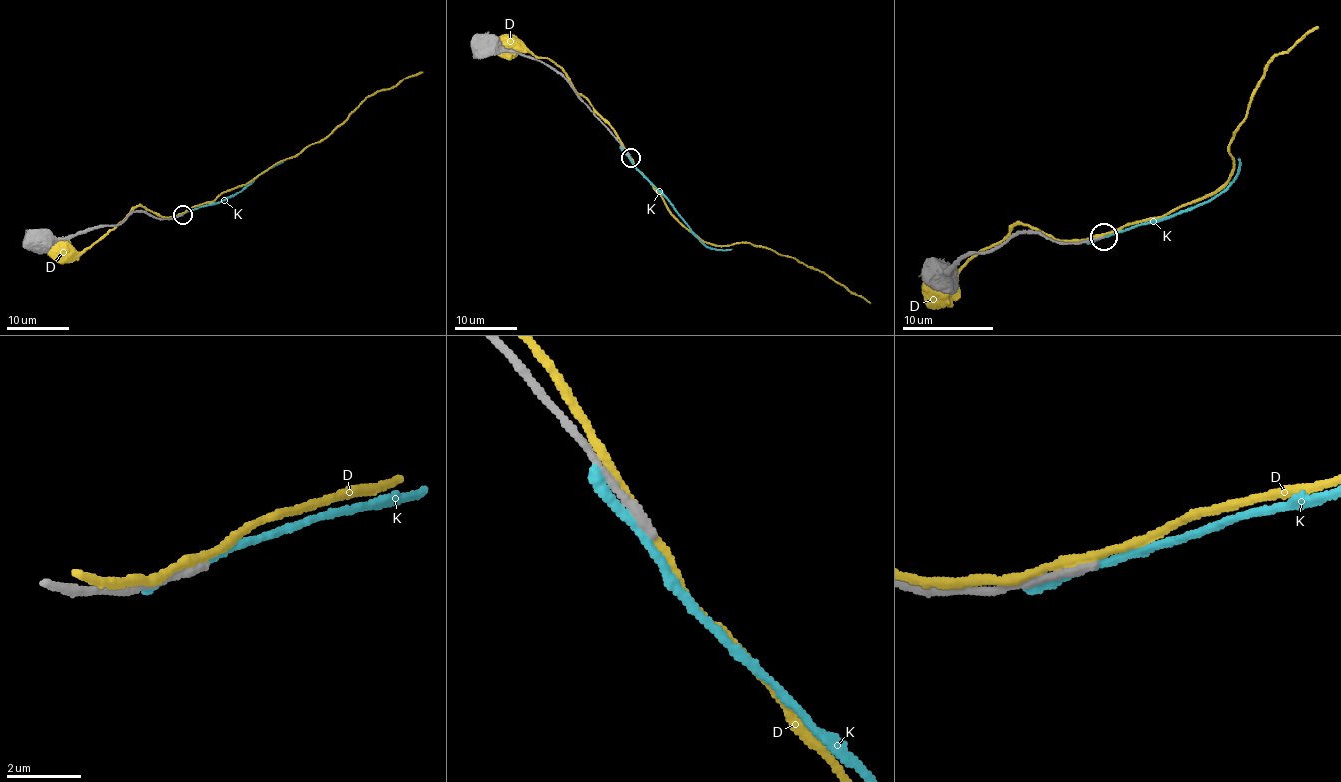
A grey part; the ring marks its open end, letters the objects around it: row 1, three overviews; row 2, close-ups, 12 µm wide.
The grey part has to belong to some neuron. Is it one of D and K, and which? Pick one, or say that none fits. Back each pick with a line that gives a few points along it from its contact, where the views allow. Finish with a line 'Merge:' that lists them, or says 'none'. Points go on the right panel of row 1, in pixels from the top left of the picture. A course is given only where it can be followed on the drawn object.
Merge: none

